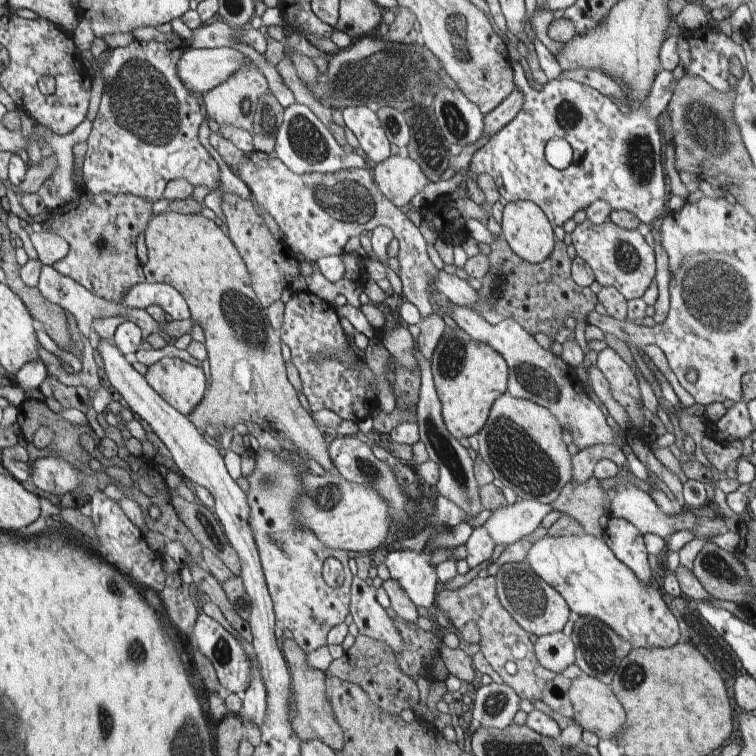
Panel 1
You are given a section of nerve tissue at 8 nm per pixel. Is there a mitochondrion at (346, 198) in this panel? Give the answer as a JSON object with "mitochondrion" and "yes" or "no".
{"mitochondrion":"yes"}

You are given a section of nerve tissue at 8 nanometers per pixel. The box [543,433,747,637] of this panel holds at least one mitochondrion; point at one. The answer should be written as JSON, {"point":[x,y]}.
{"point":[712,563]}

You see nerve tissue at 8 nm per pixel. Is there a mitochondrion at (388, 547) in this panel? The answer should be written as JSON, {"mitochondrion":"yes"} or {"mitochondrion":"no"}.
{"mitochondrion":"no"}

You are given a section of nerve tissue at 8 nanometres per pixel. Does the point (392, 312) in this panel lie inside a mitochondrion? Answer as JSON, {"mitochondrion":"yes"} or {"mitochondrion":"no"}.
{"mitochondrion":"no"}

